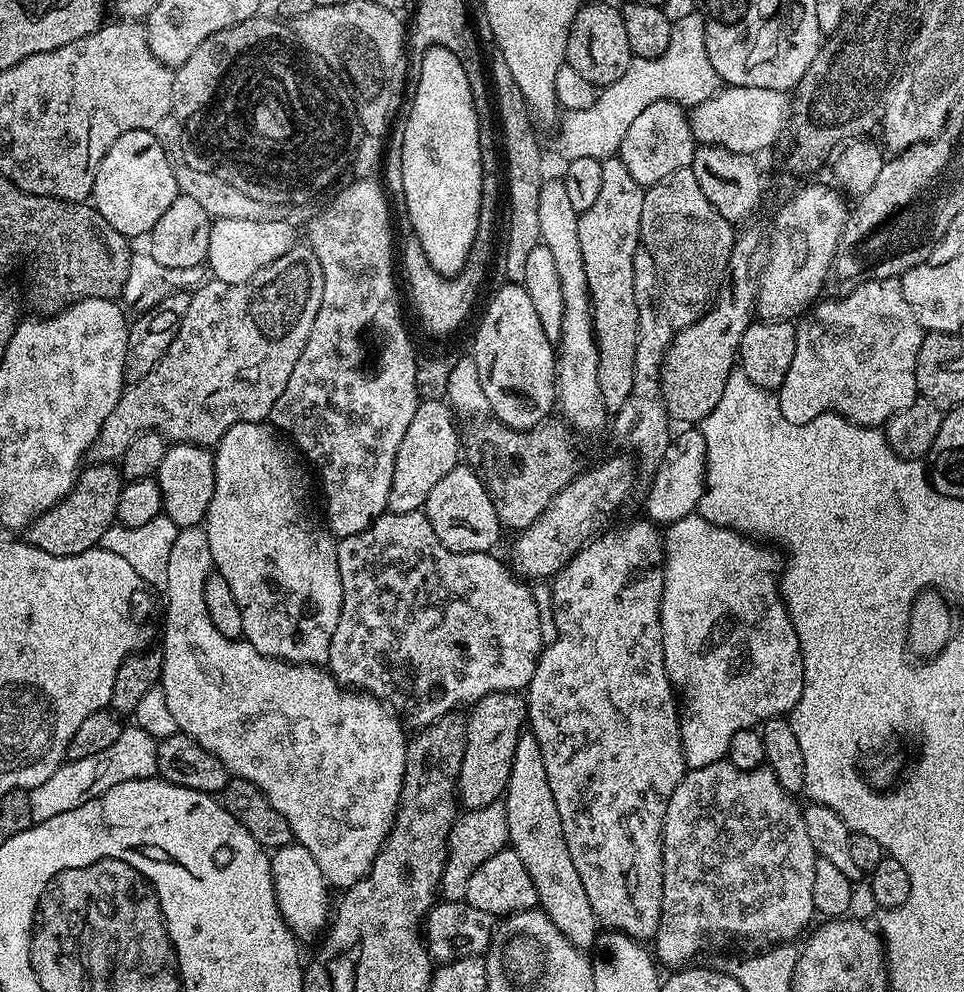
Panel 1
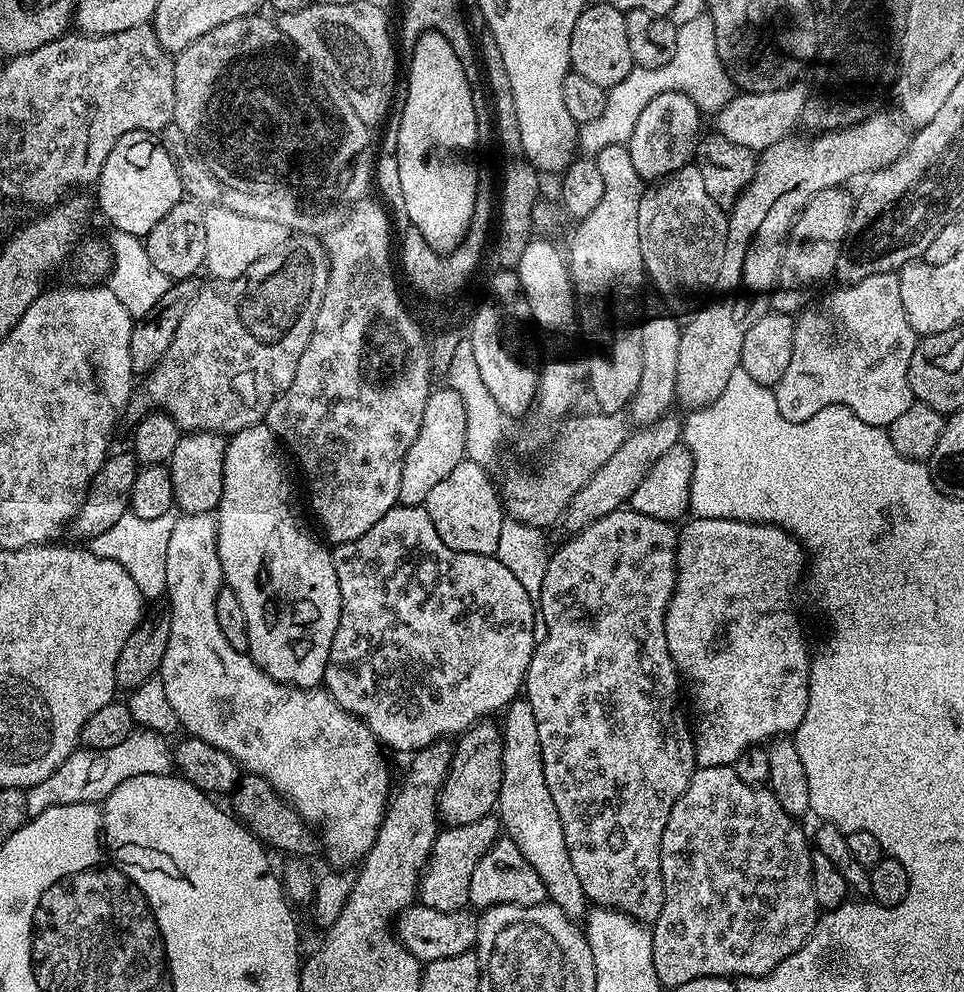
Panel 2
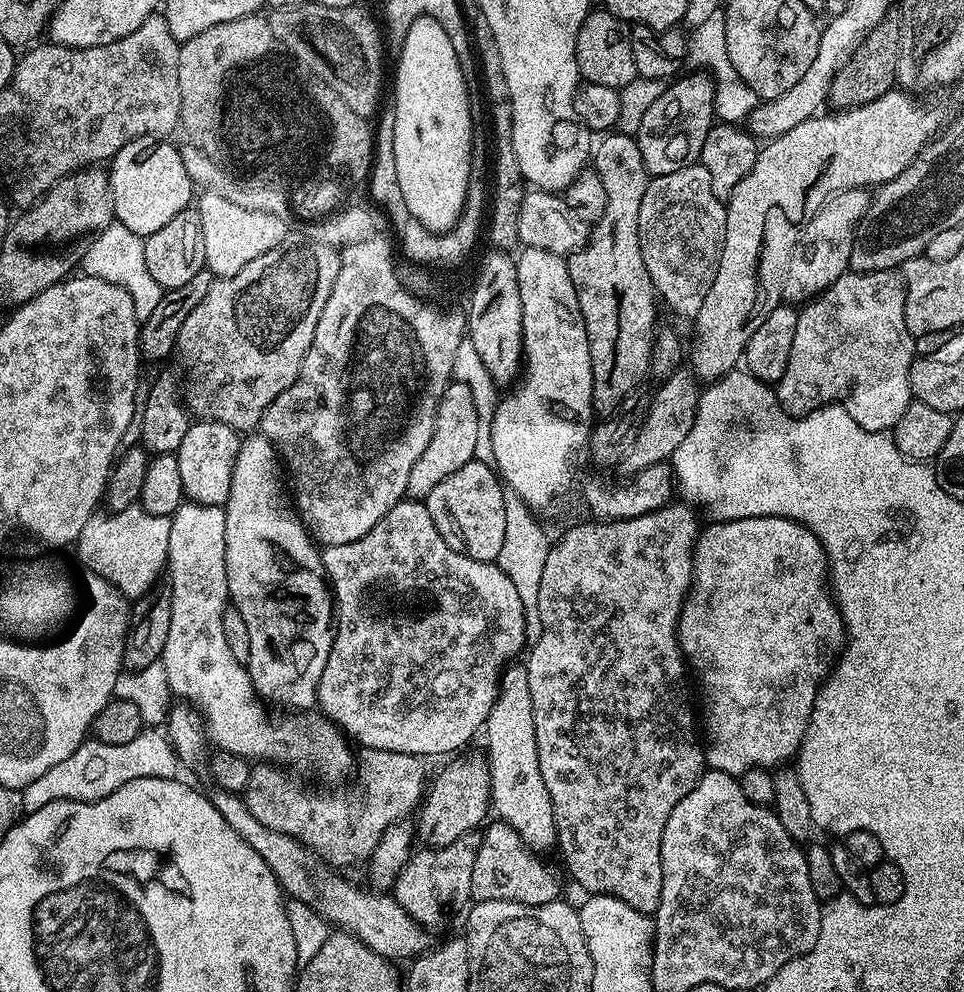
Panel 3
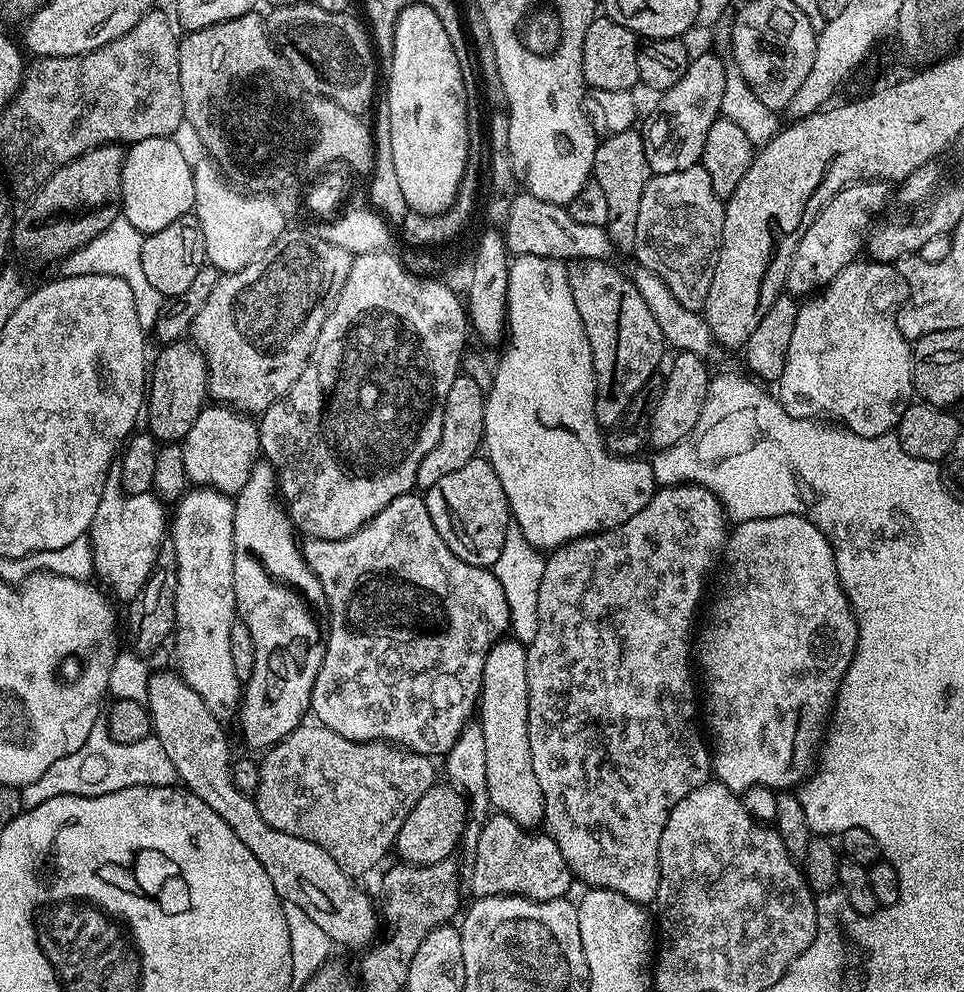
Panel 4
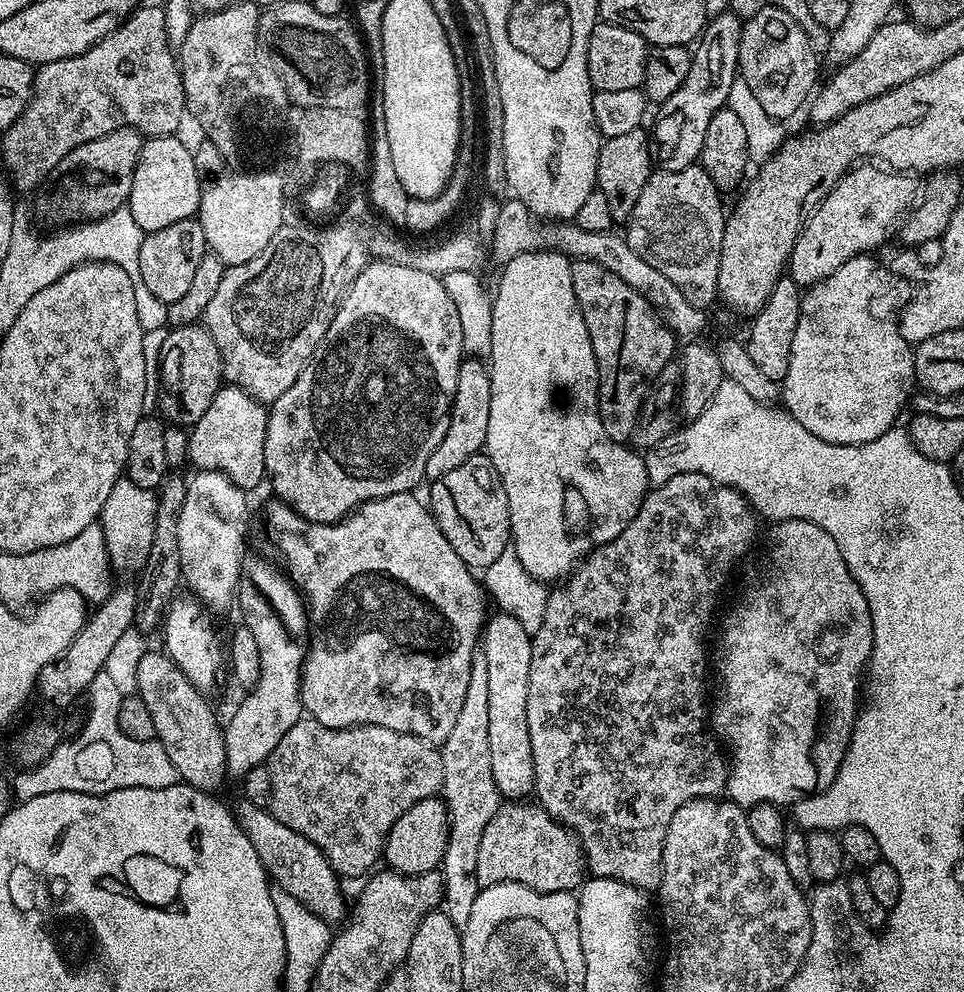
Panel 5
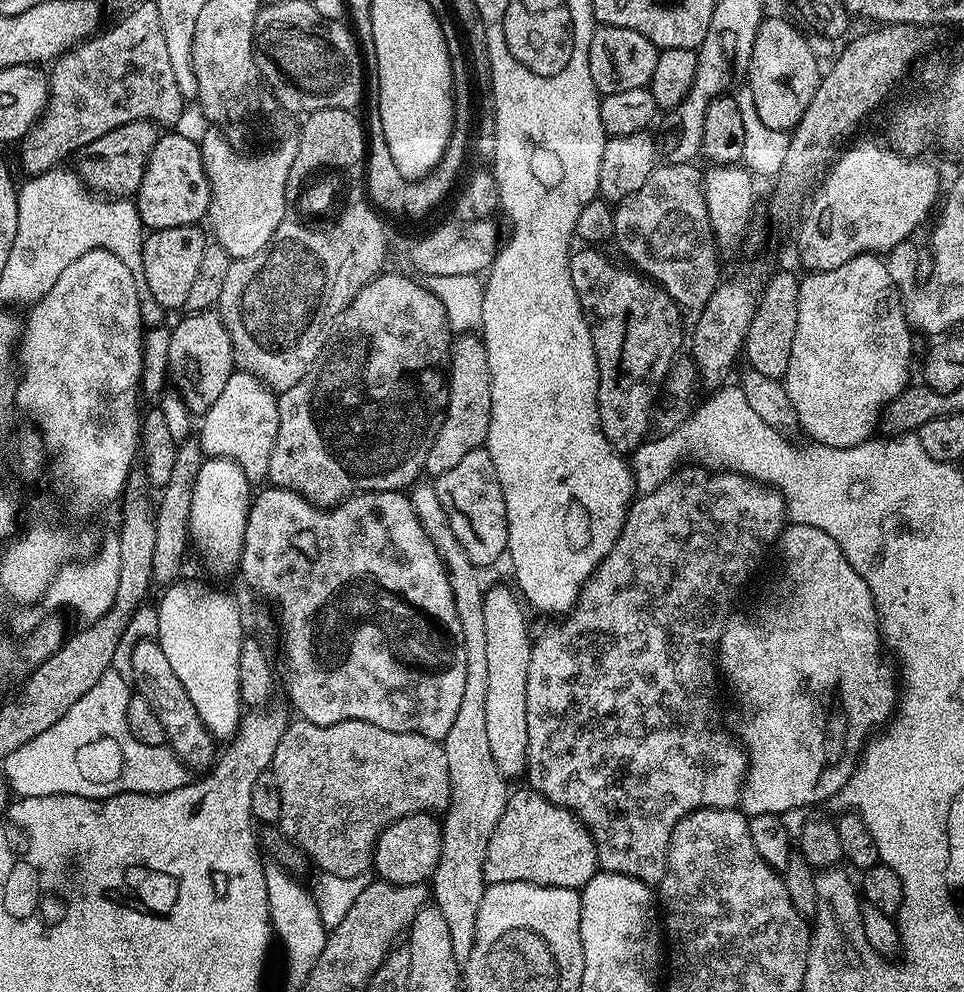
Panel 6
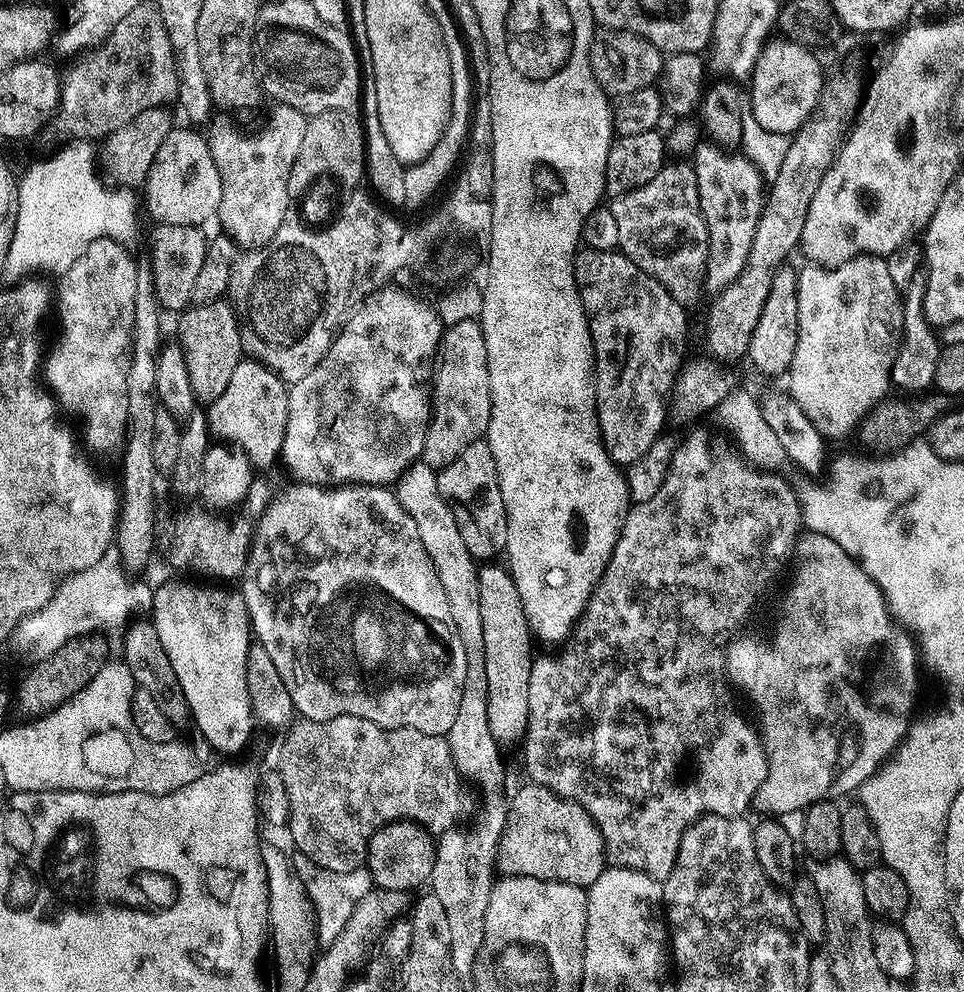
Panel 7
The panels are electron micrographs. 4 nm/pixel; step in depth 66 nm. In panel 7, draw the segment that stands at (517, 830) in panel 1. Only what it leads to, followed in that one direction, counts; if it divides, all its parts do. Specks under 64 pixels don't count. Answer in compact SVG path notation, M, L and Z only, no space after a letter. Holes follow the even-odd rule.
M488 562L477 571L478 576L478 611L482 614L482 638L486 645L486 694L488 695L487 713L490 714L490 732L494 734L497 744L506 746L510 740L516 741L523 737L524 731L528 728L528 711L530 710L530 670L534 663L534 655L532 656L532 644L534 645L534 637L532 628L528 624L526 614L522 610L522 598L518 598L518 586L514 586L514 578L507 567L496 565L496 562Z

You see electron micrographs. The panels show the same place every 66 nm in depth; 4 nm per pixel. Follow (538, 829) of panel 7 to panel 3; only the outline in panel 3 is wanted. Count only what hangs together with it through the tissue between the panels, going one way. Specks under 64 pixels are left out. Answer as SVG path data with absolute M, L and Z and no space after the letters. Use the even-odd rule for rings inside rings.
M503 822L495 823L489 823L480 837L478 858L474 858L474 874L470 881L471 895L477 901L505 900L526 906L542 906L557 899L561 895L559 874L544 861L541 853L525 846L518 830Z

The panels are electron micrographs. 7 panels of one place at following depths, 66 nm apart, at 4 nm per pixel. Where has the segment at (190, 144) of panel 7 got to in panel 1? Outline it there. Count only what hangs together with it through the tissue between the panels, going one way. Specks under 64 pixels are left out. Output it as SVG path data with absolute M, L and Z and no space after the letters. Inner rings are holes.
M143 128L122 134L122 138L106 150L106 158L102 158L94 178L90 200L96 212L102 214L118 234L144 238L177 195L174 170L170 170L170 162L166 162L166 154L162 154L162 146L158 146L155 131Z

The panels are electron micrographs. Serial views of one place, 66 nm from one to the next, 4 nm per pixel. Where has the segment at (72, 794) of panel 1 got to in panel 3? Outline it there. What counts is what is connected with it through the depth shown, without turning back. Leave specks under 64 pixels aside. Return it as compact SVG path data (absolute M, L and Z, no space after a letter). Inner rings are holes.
M145 730L134 738L134 742L126 742L122 746L110 746L95 738L85 739L66 762L58 762L42 774L42 778L34 778L22 790L24 794L25 813L42 810L42 806L50 806L50 802L59 800L97 800L118 786L126 786L126 782L134 782L134 778L166 778L177 779L176 772L182 767L182 761L176 755L167 735L160 730Z

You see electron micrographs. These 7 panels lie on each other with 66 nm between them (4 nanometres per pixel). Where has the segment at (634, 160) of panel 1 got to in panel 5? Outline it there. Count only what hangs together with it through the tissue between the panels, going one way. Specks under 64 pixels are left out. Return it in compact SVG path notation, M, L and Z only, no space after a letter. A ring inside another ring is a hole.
M729 10L709 19L692 52L692 65L690 74L686 74L686 82L682 82L682 86L678 86L678 90L659 105L656 125L650 128L650 144L654 149L655 163L665 172L682 170L699 161L710 118L727 105L730 86L738 79L740 66L742 20L734 12Z

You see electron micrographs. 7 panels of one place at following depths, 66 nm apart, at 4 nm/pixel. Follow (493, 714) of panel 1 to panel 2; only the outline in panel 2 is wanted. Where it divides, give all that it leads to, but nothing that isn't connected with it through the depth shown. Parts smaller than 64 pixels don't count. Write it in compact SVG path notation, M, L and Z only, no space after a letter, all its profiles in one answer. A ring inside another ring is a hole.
M477 722L473 724L467 732L463 733L463 735L461 735L459 739L455 741L452 750L452 765L450 766L450 770L448 771L446 782L444 783L444 785L442 786L442 790L440 791L440 818L445 825L462 826L466 822L478 822L478 818L486 818L487 816L493 815L493 813L497 811L500 802L500 791L502 790L502 754L504 753L504 733L499 723L488 723L490 722Z

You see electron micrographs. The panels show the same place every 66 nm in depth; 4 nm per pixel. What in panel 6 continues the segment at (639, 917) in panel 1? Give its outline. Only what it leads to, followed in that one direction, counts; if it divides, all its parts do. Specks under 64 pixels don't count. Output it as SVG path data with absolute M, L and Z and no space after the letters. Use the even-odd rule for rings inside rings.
M688 466L677 467L672 473L672 477L658 490L643 493L639 498L633 499L632 507L628 510L628 517L622 526L620 536L614 542L610 554L598 567L593 576L587 577L584 581L584 588L580 596L576 599L576 605L572 611L563 617L560 628L552 628L545 636L537 635L535 637L532 653L530 654L530 674L526 678L526 730L528 731L528 766L526 769L526 780L532 789L541 792L550 802L554 802L559 808L569 808L572 815L576 816L588 827L588 832L592 836L592 841L596 843L596 863L603 871L613 872L614 874L626 874L632 878L638 878L643 884L653 886L659 885L660 880L668 870L668 847L672 841L674 830L683 816L688 816L698 808L736 808L740 802L740 794L746 787L748 779L748 770L750 767L750 757L741 741L735 735L732 736L726 729L720 728L720 712L716 709L716 676L718 680L718 645L720 636L726 630L726 625L733 619L732 603L740 596L740 591L744 588L744 583L748 580L748 575L759 566L767 554L768 548L772 548L781 543L786 521L789 519L788 508L784 505L784 495L777 488L771 488L769 484L760 484L756 480L751 480L748 476L740 472L730 472L727 470L713 470L707 466L692 466L696 468L684 468Z

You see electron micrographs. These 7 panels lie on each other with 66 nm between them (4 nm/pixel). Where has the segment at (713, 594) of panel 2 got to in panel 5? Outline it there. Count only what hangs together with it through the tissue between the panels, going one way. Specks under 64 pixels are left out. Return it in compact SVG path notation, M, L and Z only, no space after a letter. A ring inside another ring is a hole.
M778 520L771 525L772 528L764 536L764 549L760 552L760 557L756 560L756 569L752 572L752 577L748 580L748 585L740 592L740 597L736 600L736 605L728 612L728 617L724 620L724 625L720 628L720 649L717 650L716 664L714 660L714 668L720 671L720 684L724 687L724 697L720 701L715 701L714 707L710 712L710 728L714 733L717 741L726 749L727 759L730 761L728 765L728 786L726 789L727 799L732 800L738 807L745 810L755 807L758 803L771 803L779 806L795 806L799 800L803 800L806 794L821 792L826 790L834 782L836 772L840 768L842 758L848 749L848 743L852 737L852 728L856 724L858 715L858 696L856 700L856 648L871 649L872 646L872 619L870 618L870 606L866 606L866 594L859 592L858 582L854 582L854 578L850 574L850 570L846 566L846 562L840 560L838 554L838 546L834 543L834 538L830 538L830 534L826 534L826 530L816 528L814 522L806 522L805 520Z

